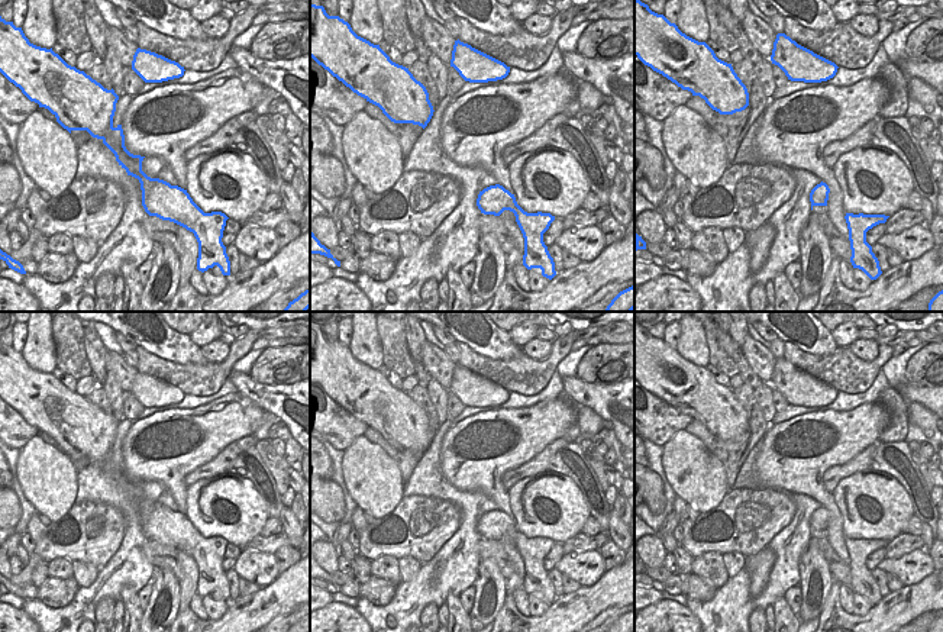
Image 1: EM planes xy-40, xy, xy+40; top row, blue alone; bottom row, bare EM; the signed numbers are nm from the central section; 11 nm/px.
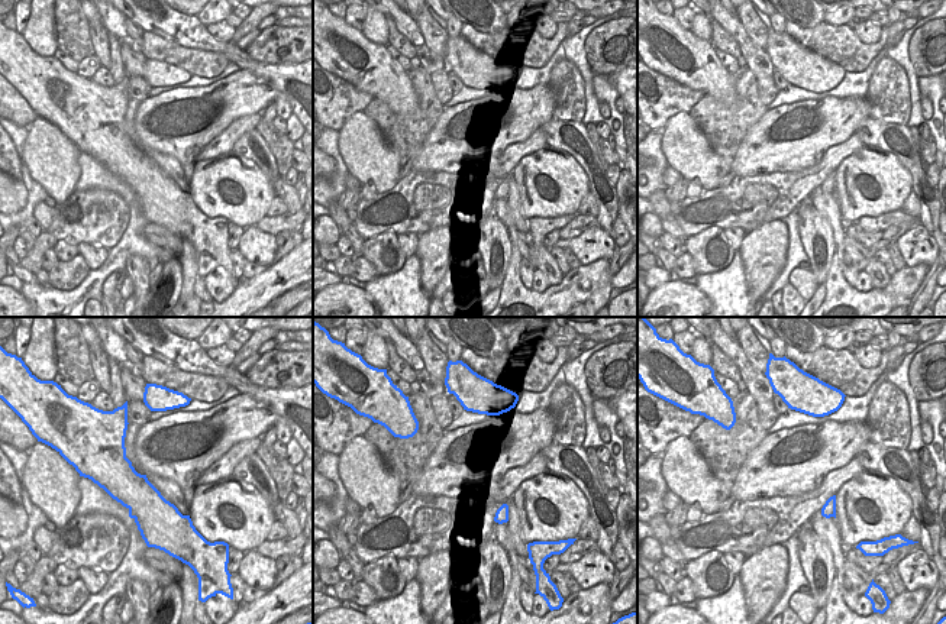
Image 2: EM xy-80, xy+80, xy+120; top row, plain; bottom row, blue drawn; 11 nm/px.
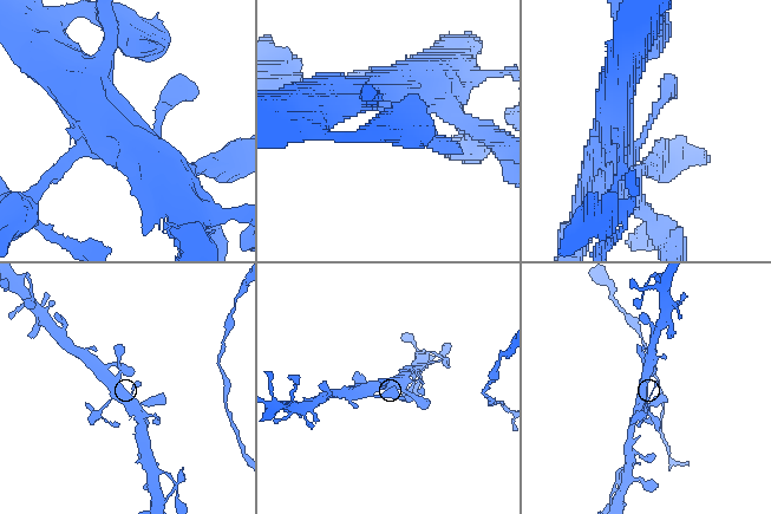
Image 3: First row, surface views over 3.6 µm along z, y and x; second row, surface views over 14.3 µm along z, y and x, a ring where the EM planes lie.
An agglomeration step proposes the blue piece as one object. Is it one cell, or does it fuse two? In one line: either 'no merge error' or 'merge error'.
no merge error

